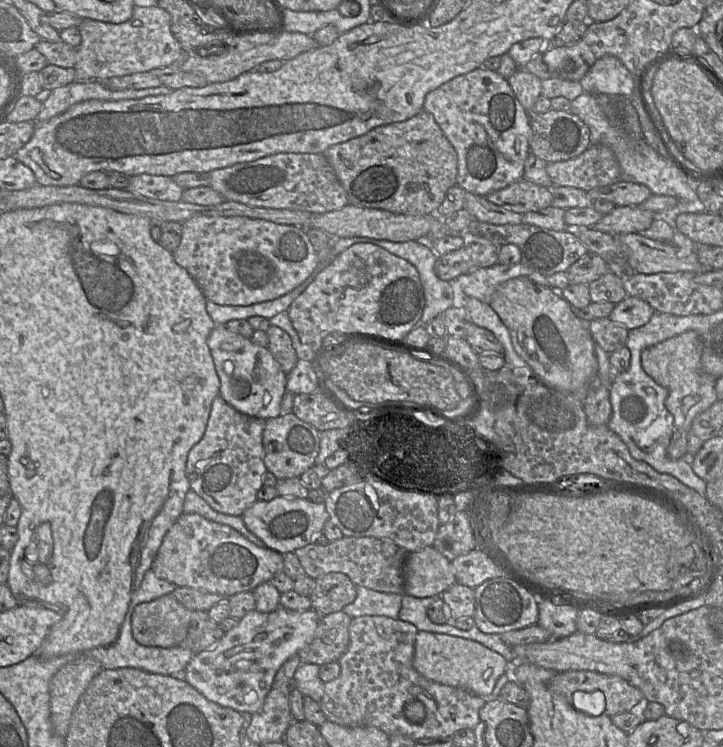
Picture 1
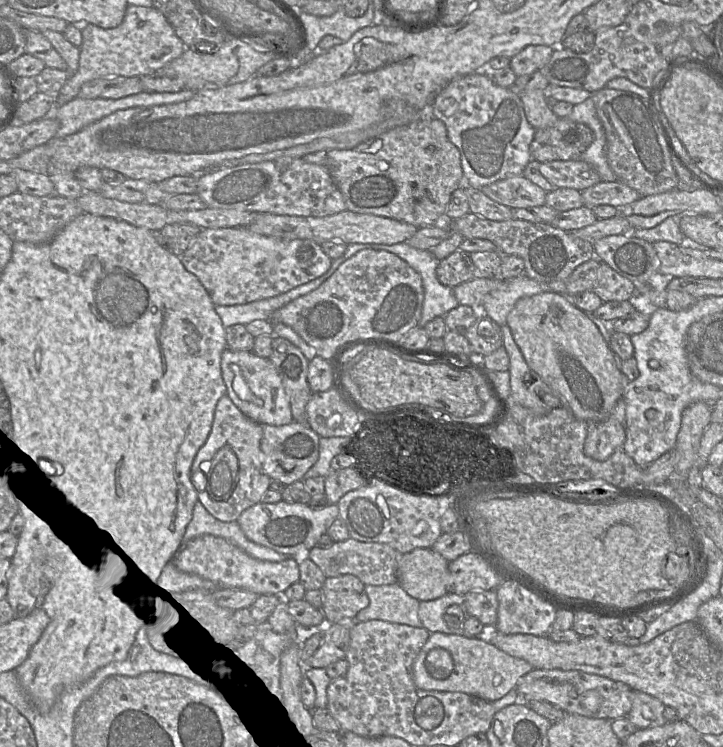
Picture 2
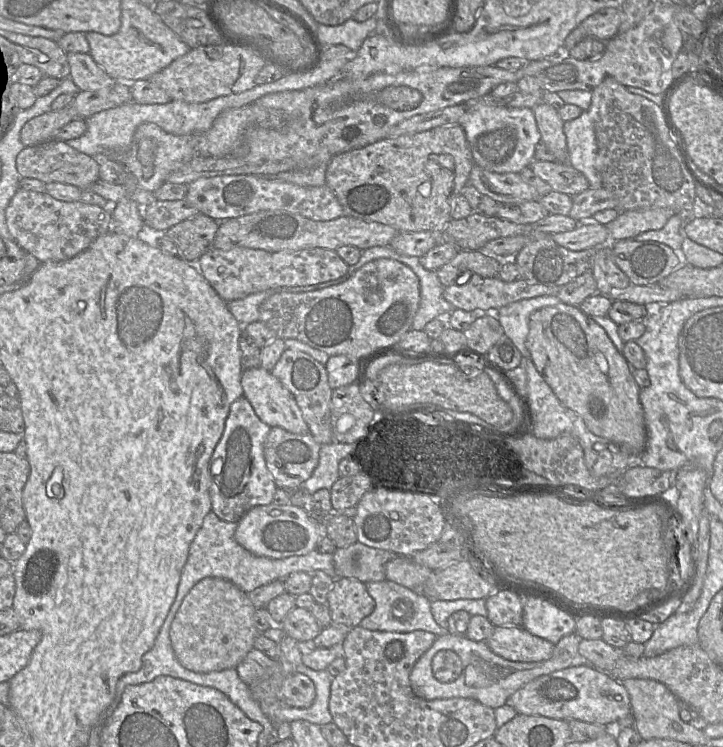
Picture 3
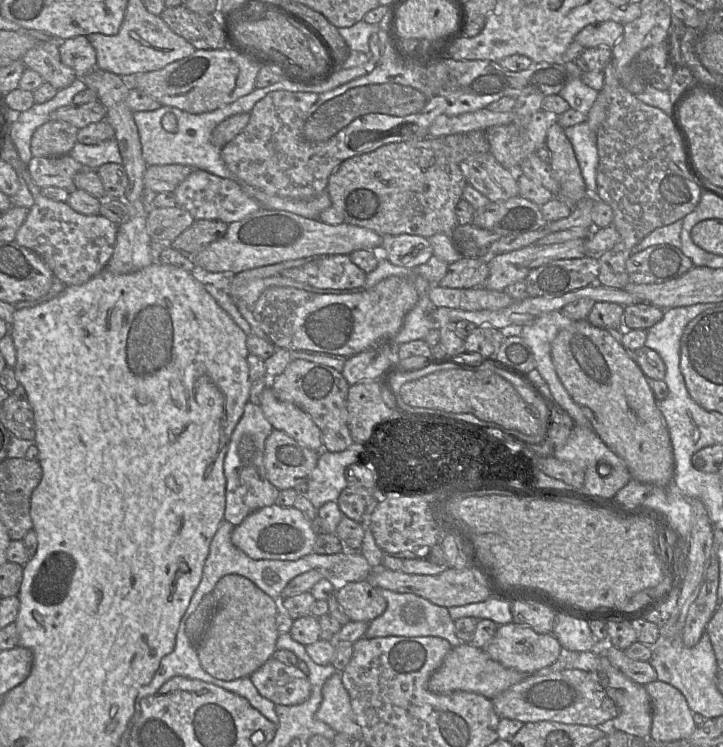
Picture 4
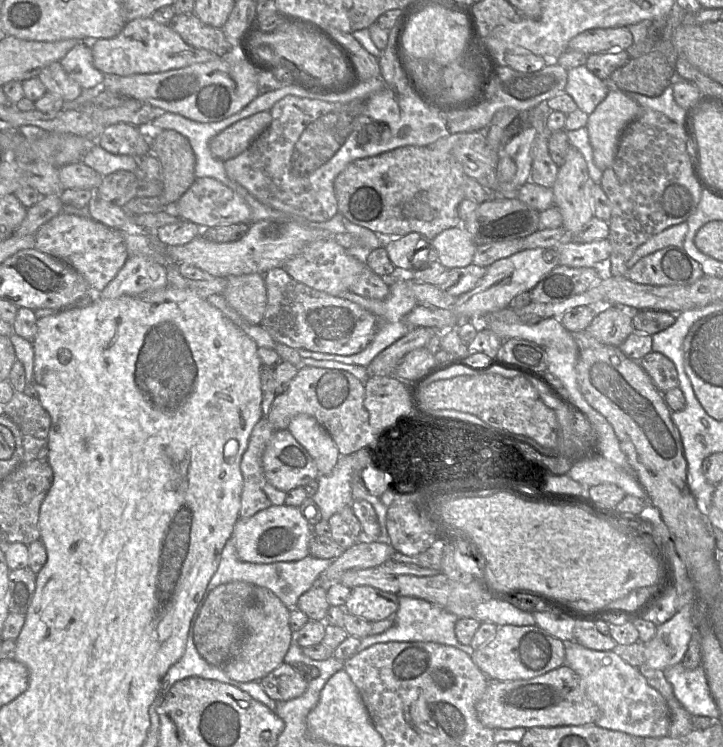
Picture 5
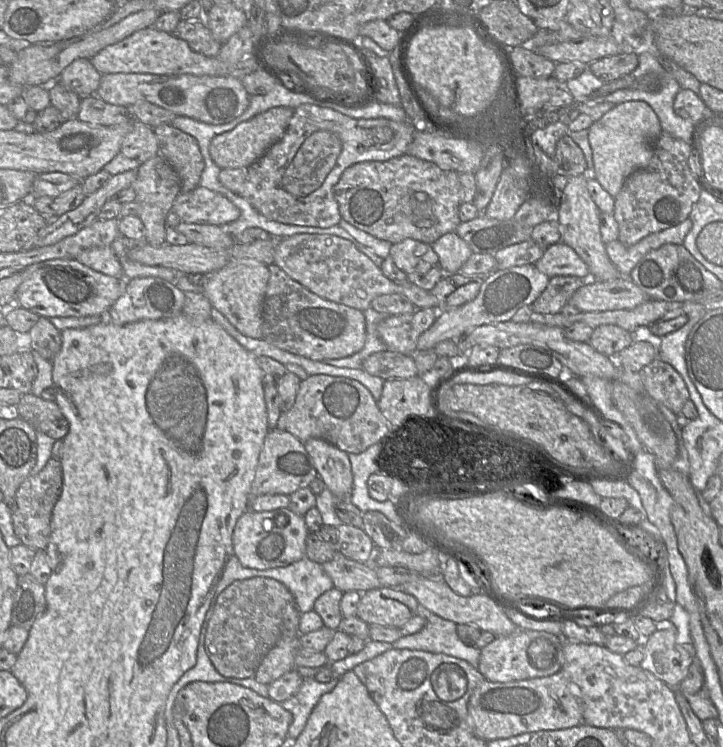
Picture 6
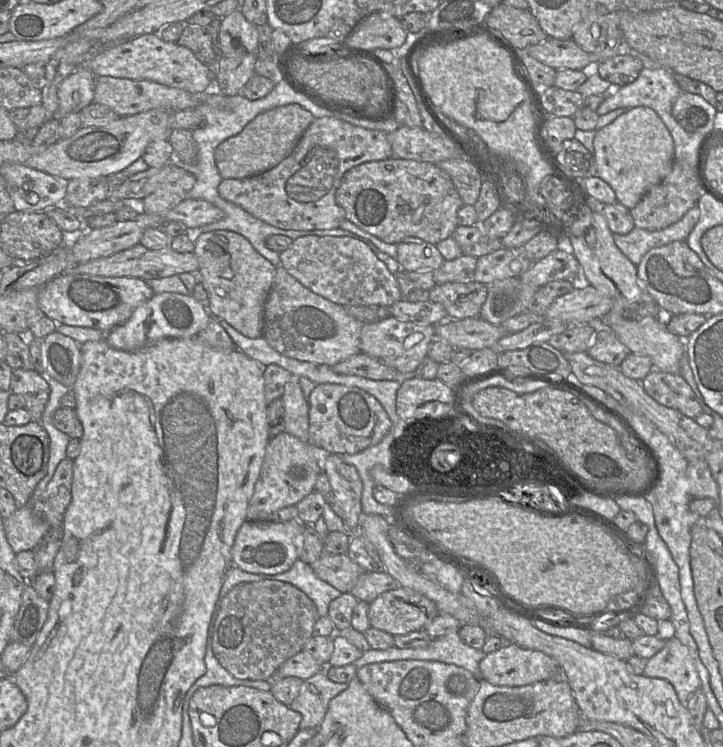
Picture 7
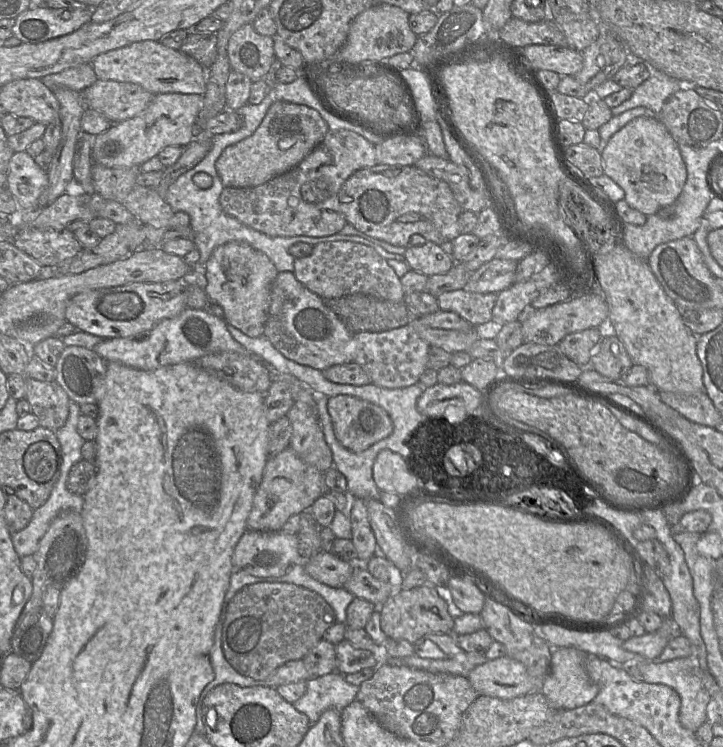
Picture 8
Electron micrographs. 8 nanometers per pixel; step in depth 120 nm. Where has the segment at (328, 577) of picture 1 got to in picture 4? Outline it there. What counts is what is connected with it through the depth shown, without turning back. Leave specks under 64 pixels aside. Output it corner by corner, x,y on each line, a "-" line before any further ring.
366,580
338,584
335,596
352,622
367,622
382,615
386,600

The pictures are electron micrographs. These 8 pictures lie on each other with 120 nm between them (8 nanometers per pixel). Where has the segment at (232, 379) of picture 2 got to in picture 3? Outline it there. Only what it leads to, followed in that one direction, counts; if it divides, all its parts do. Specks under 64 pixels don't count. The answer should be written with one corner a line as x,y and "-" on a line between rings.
262,367
243,370
241,386
243,388
243,397
249,401
262,422
270,427
281,427
294,434
304,435
310,433
294,396
271,372

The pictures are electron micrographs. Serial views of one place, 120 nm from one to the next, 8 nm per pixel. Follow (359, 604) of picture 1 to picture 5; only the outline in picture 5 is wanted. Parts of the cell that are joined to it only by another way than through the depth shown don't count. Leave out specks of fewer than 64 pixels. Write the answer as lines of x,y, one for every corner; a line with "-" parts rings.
399,596
399,607
395,613
393,626
381,634
370,635
362,638
359,646
355,649
354,655
378,643
419,641
435,642
453,646
471,657
474,654
475,649
470,645
461,644
456,638
454,629
455,623
458,619
459,618
455,614
446,611
443,607
434,605
419,598

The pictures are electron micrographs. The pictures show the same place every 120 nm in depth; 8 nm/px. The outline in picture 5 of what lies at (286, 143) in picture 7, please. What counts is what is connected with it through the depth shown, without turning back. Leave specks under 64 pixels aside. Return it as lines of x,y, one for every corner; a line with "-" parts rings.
270,110
237,121
210,140
211,153
223,162
240,155
268,128
271,121

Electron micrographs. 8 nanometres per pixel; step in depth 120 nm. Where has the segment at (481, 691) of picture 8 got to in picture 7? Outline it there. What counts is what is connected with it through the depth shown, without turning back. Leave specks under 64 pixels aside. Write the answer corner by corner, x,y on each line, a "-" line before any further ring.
505,643
480,661
480,677
495,686
524,686
550,679
558,663
537,650

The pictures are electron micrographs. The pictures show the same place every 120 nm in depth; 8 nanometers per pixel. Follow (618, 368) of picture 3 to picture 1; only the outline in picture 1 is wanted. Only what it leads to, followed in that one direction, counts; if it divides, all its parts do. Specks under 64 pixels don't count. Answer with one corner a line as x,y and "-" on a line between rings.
525,276
512,278
499,285
493,293
489,305
508,328
517,354
529,365
539,379
549,388
559,392
582,394
584,407
585,390
593,381
598,370
595,354
596,344
589,331
588,323
575,314
573,307
557,290
539,285

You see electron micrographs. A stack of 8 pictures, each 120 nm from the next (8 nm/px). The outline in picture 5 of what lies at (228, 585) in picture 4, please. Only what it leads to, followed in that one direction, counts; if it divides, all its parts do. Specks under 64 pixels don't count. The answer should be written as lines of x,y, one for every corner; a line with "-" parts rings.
255,587
254,604
243,614
246,635
238,654
222,667
225,674
238,682
260,681
284,663
285,655
294,642
289,614
290,610
271,591

